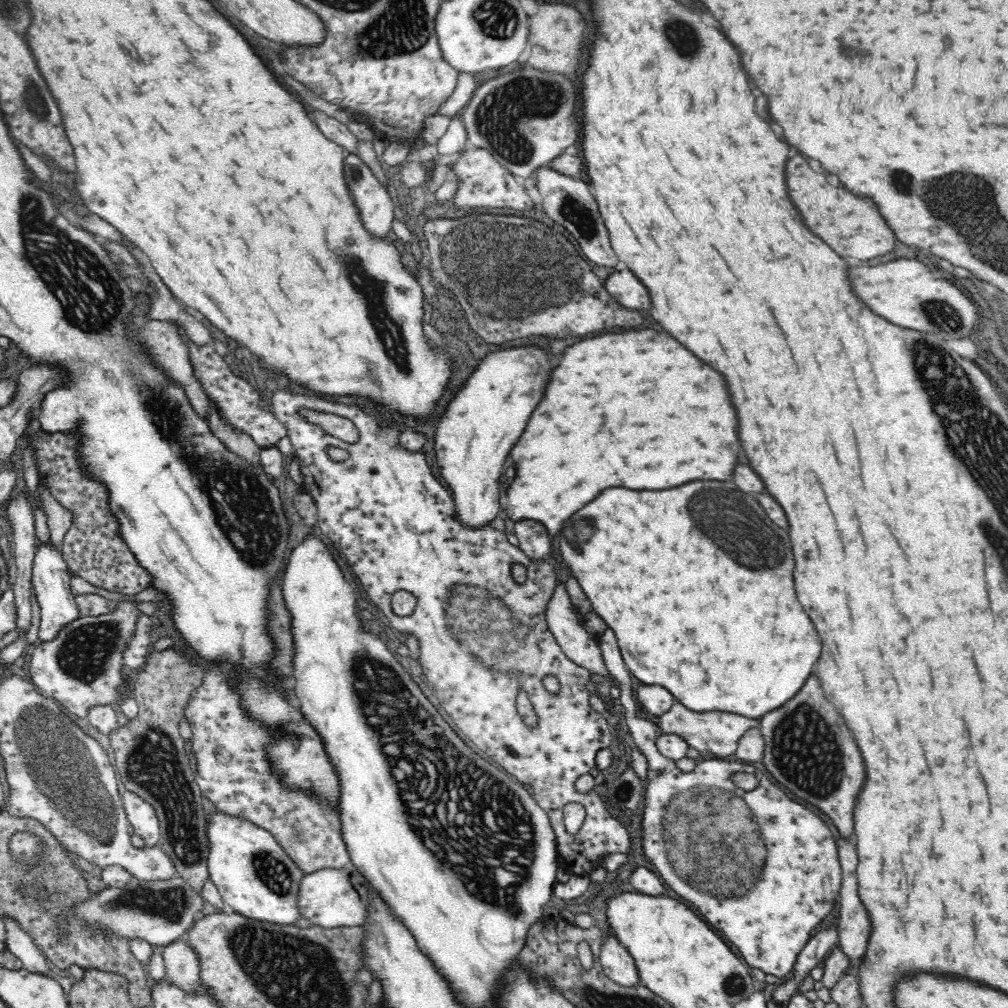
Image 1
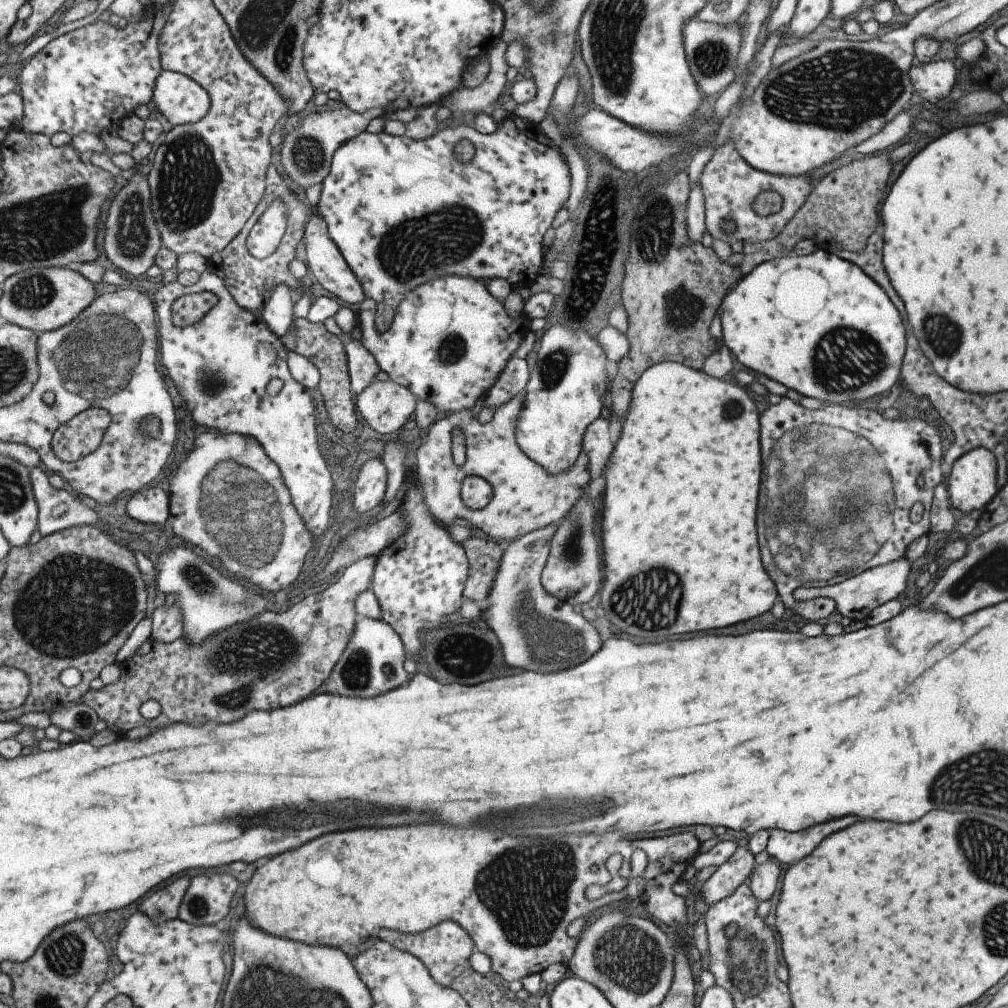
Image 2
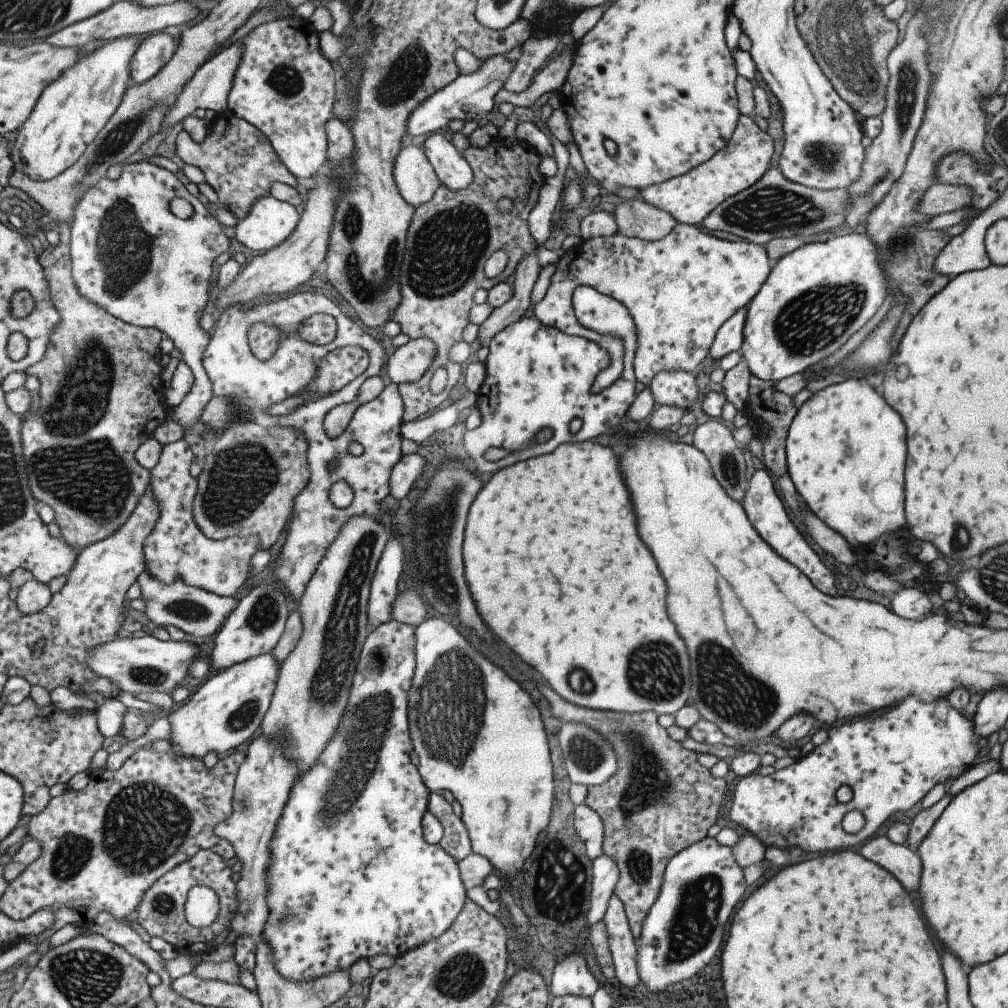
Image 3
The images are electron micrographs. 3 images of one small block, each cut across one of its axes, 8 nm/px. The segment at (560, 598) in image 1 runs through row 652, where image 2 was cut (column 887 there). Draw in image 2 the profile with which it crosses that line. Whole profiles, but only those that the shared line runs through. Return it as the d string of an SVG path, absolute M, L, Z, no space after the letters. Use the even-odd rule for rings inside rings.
M903 557L886 565L873 567L872 569L866 570L834 585L823 586L821 588L797 588L792 592L793 600L799 602L827 597L835 603L842 617L846 616L854 621L866 620L867 616L869 616L869 612L876 606L897 598L897 596L903 592L905 588L905 578L907 578L909 571L910 563Z

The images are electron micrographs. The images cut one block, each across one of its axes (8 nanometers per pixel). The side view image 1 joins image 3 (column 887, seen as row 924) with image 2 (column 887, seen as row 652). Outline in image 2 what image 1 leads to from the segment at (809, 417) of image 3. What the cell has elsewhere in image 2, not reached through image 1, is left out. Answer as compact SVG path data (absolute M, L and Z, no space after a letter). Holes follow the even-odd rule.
M819 248L805 256L791 253L759 263L731 289L718 306L721 341L744 368L825 404L861 402L895 384L905 352L901 318L883 289L854 264Z

